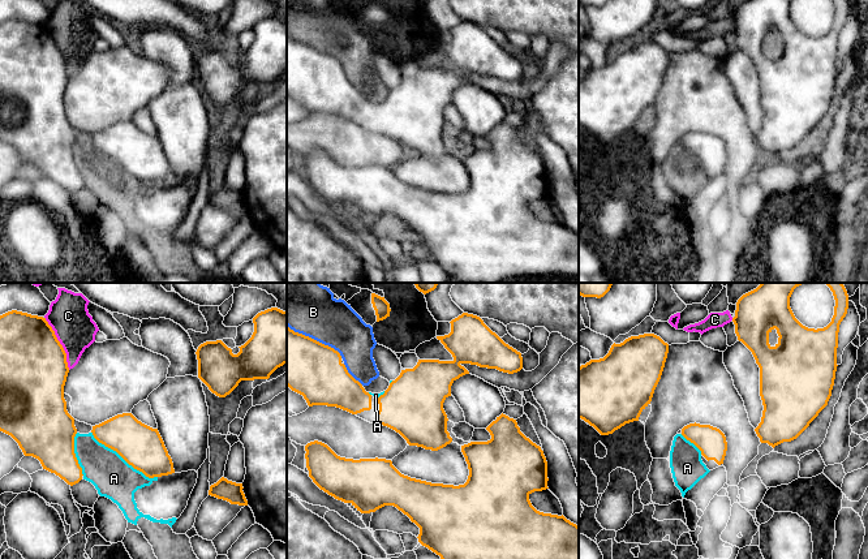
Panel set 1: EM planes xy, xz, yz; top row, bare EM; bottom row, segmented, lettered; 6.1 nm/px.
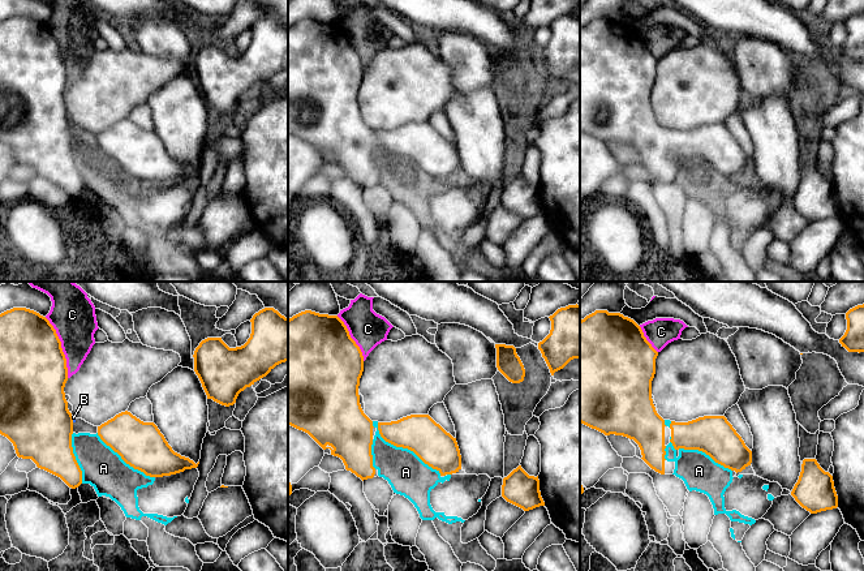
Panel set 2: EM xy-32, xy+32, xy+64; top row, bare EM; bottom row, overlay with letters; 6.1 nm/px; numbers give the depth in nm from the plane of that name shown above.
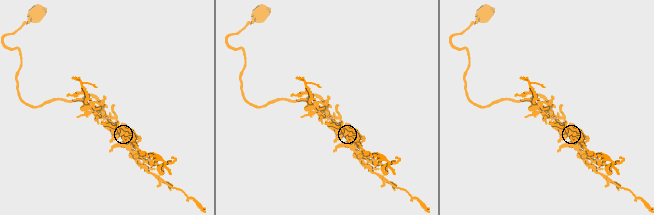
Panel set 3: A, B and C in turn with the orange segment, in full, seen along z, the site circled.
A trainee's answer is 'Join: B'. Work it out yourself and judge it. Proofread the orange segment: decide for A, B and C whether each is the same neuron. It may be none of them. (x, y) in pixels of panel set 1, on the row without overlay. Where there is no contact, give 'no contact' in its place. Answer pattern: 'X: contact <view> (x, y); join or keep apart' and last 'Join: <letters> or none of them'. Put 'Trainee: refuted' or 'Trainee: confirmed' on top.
Trainee: refuted
A: contact xy (123, 166); keep apart
B: contact xz (316, 48); keep apart
C: contact xy (59, 51); keep apart
Join: none of them

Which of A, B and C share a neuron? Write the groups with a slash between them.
A B C

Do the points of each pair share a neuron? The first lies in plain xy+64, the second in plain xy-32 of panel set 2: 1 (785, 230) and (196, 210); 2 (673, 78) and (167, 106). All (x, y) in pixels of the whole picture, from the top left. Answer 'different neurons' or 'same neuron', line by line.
1: different neurons
2: different neurons

